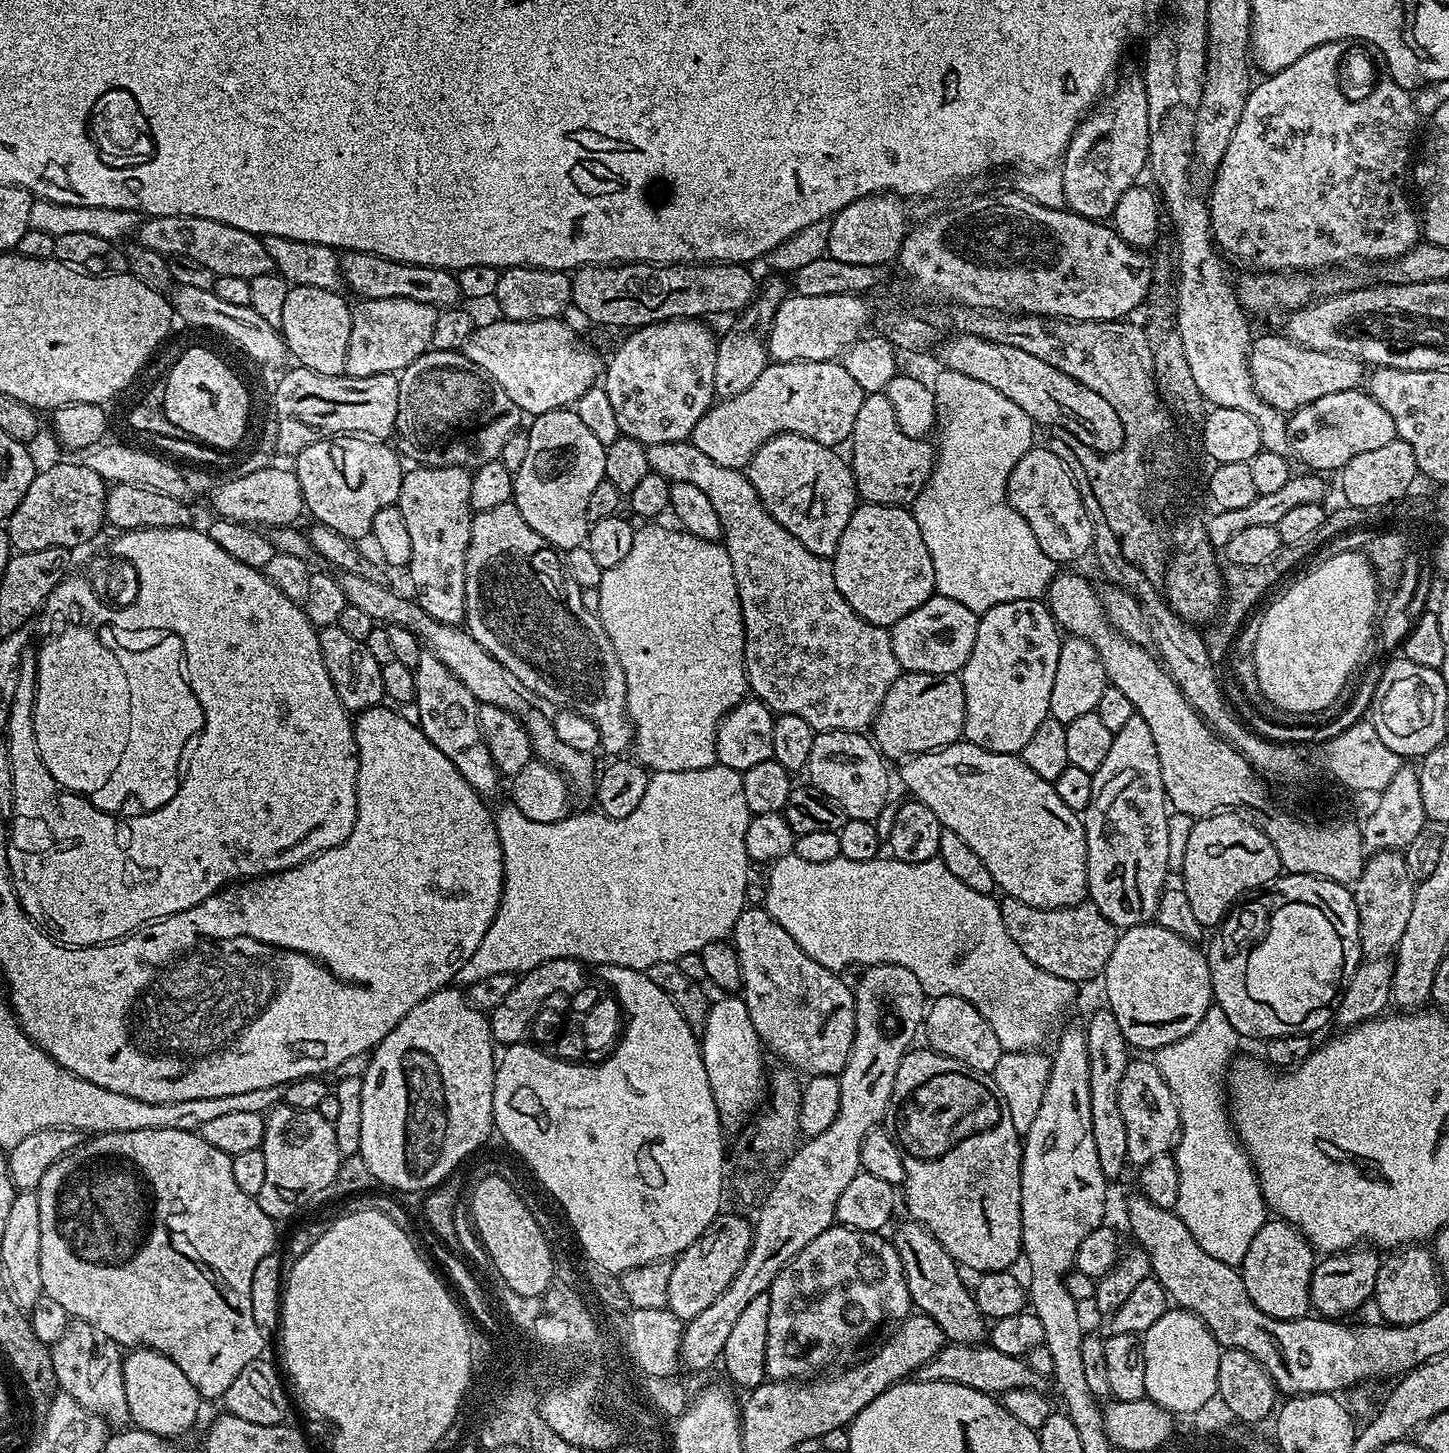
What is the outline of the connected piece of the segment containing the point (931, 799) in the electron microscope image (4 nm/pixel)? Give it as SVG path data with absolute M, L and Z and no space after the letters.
M957 742L947 744L945 748L937 748L935 752L922 752L919 756L907 757L901 764L904 765L900 768L900 780L908 787L907 795L911 799L921 800L923 804L930 806L930 810L934 810L941 826L954 830L964 839L966 846L970 846L970 850L974 850L974 854L978 854L978 858L986 862L986 870L990 870L997 889L1004 896L1013 896L1018 898L1018 902L1026 902L1026 906L1035 908L1069 908L1075 904L1085 903L1088 895L1088 867L1086 866L1086 834L1083 819L1077 812L1070 810L1070 806L1062 802L1062 798L1058 798L1055 783L1034 774L1034 770L1030 770L1030 766L1026 766L1026 762L1021 760L1019 755L1011 752L991 752L982 746Z

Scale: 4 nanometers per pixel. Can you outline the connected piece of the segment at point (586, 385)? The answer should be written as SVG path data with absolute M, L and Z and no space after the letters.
M496 318L493 324L481 323L474 329L462 351L466 358L470 358L470 362L486 370L486 374L490 374L490 378L494 378L494 382L498 382L498 386L506 390L506 395L512 399L514 406L520 408L521 413L528 415L529 412L529 417L535 418L547 412L559 412L575 405L576 400L582 398L582 394L586 394L586 390L597 387L606 367L602 356L600 360L599 354L594 349L587 348L566 321L564 318L555 320Z

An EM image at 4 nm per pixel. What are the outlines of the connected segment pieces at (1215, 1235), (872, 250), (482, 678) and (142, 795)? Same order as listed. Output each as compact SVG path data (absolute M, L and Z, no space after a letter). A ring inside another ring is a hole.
M1213 1006L1202 1014L1202 1022L1186 1038L1178 1038L1178 1042L1154 1052L1154 1062L1180 1107L1180 1144L1174 1153L1178 1166L1175 1214L1186 1222L1186 1230L1194 1234L1194 1242L1210 1258L1233 1266L1244 1261L1254 1234L1262 1230L1266 1219L1260 1180L1244 1145L1234 1135L1222 1095L1222 1077L1237 1055L1239 1044L1242 1037L1230 1026L1226 1010Z
M875 192L872 196L863 196L850 202L850 206L831 217L827 225L827 255L838 262L850 262L850 266L888 266L895 256L901 255L904 237L910 231L904 204L905 201L895 192Z
M341 571L338 579L348 603L359 606L365 614L370 614L370 618L374 622L383 622L388 626L397 624L416 633L420 637L423 647L427 651L433 652L442 662L446 662L446 670L450 670L450 674L454 674L454 678L458 678L462 682L462 686L466 686L466 690L470 690L470 694L474 694L477 702L502 706L506 710L522 714L524 725L532 739L533 753L539 759L547 760L555 768L559 768L573 793L591 793L595 789L598 767L596 768L595 762L592 761L591 754L575 748L572 744L567 744L556 733L555 726L538 709L528 708L527 702L523 700L525 697L522 695L516 679L510 674L510 670L506 670L506 666L497 662L489 652L482 650L482 646L478 646L478 642L474 642L474 638L467 630L455 624L443 624L430 618L430 614L422 611L415 599L408 597L407 600L406 597L391 592L385 583L370 582L370 578L362 578L362 574L346 571Z
M189 526L189 527L187 527L187 528L134 528L134 529L131 529L131 530L124 530L124 531L121 531L121 532L120 532L120 533L119 533L119 535L117 535L117 536L120 536L120 537L118 537L118 538L117 538L117 540L116 540L116 541L114 541L114 542L113 542L113 544L112 544L112 553L111 553L111 555L112 555L112 556L113 556L113 557L116 557L116 558L119 558L119 559L122 559L122 560L131 560L131 562L132 562L132 565L133 565L133 566L135 566L135 568L136 568L136 573L137 573L137 574L138 574L138 582L139 582L139 583L140 583L140 585L139 585L139 586L138 586L138 594L137 594L137 595L136 595L136 600L135 600L135 602L133 602L133 603L132 603L132 605L130 605L130 606L129 606L129 607L128 607L128 608L122 608L122 609L119 609L119 612L118 612L118 616L121 616L121 618L122 618L122 619L124 619L124 620L129 620L129 622L130 622L130 623L132 623L132 624L136 624L136 625L135 625L135 626L147 626L147 627L150 627L150 628L165 628L165 629L166 629L166 630L170 630L170 631L171 631L171 632L173 632L173 633L174 633L174 634L178 634L178 635L179 635L179 636L180 636L180 637L181 637L181 638L182 638L182 642L183 642L183 643L184 643L184 664L185 664L185 665L186 665L186 672L187 672L187 668L188 668L188 672L189 672L189 676L188 676L188 680L189 680L189 682L190 682L190 683L192 683L192 688L193 688L193 690L194 690L194 691L196 691L196 700L197 700L197 702L198 702L198 703L200 703L200 708L201 708L201 710L202 710L202 711L204 711L204 729L202 729L202 730L201 730L201 732L200 732L200 737L198 737L198 738L197 738L197 740L196 740L196 749L194 749L194 750L193 750L193 752L192 752L192 757L190 757L190 758L189 758L189 760L188 760L188 769L186 769L186 770L185 770L185 772L184 772L184 781L182 781L182 782L181 782L181 784L180 784L180 786L179 786L179 784L178 784L178 787L177 787L177 788L176 788L176 789L175 789L175 791L173 791L173 790L174 790L174 788L162 788L162 768L164 768L164 766L166 766L166 768L168 768L168 764L172 764L172 772L173 772L173 773L174 773L174 774L176 774L176 773L179 773L179 772L180 772L180 771L181 771L181 768L182 768L182 761L183 761L183 760L182 760L182 758L183 758L183 756L184 756L184 675L185 675L185 673L184 673L184 672L183 672L183 671L179 671L179 672L176 672L176 673L175 673L175 674L174 674L174 678L170 678L170 683L169 683L169 684L168 684L168 686L164 686L164 688L162 688L162 712L156 712L156 710L154 710L154 694L152 694L152 692L154 692L154 688L152 688L152 684L153 684L153 683L154 683L154 682L150 682L150 684L148 684L148 680L150 680L150 670L148 670L148 662L144 662L144 660L142 660L142 662L140 662L140 664L138 664L138 662L136 662L136 654L138 654L138 652L140 652L140 650L144 650L144 635L142 635L142 633L141 633L141 632L140 632L140 631L139 631L139 630L136 630L136 631L133 631L133 632L132 632L132 636L131 636L131 634L130 634L130 633L128 633L128 632L124 632L124 633L122 633L122 634L121 634L121 636L120 636L120 648L119 648L119 646L118 646L118 645L116 645L116 640L115 640L115 638L114 638L114 637L113 637L113 634L114 634L114 632L113 632L113 629L112 629L112 628L111 628L111 627L108 627L108 626L102 626L102 634L95 634L95 636L96 636L96 637L97 637L97 638L98 638L98 642L99 642L99 643L101 643L101 647L102 647L102 648L103 648L103 649L104 649L104 650L106 650L106 651L108 651L108 655L110 655L110 656L112 656L112 659L114 659L114 661L116 661L116 664L117 664L117 665L118 665L118 667L119 667L119 668L120 668L120 669L121 669L121 673L122 673L122 675L123 675L123 679L122 679L122 684L123 684L123 686L122 686L122 691L121 691L121 695L122 695L122 725L121 725L121 728L120 728L120 737L119 737L119 740L118 740L118 745L117 745L117 748L118 748L118 758L117 758L117 759L116 759L116 760L115 760L115 762L114 762L114 767L112 767L112 771L110 771L110 772L108 772L108 776L107 776L107 777L106 777L106 779L105 779L105 780L104 780L104 783L103 783L103 784L100 784L100 786L99 786L99 788L93 788L93 789L91 789L91 790L88 790L88 791L87 791L87 792L85 792L85 793L84 793L84 796L85 796L85 797L84 797L84 796L83 796L83 795L80 795L80 794L77 794L77 793L75 793L75 792L70 792L70 791L68 791L68 789L67 789L67 787L64 787L64 786L61 786L61 785L59 785L59 784L57 784L57 782L56 782L56 779L55 779L55 778L53 778L53 777L52 777L52 775L51 775L51 774L50 774L50 770L46 770L46 766L45 766L45 765L44 765L44 763L43 763L43 762L42 762L42 758L41 758L41 757L40 757L40 755L39 755L39 754L38 754L38 746L37 746L37 745L36 745L36 743L35 743L35 742L34 742L34 730L33 730L33 729L32 729L32 707L33 707L33 706L34 706L34 700L33 700L33 698L34 698L34 694L35 694L35 693L36 693L36 687L35 687L35 685L32 685L32 684L27 684L27 683L24 683L24 682L21 682L21 684L20 684L20 685L19 685L19 686L18 686L18 694L17 694L17 695L16 695L16 697L15 697L15 698L14 698L14 706L13 706L13 707L12 707L12 709L11 709L11 710L10 710L10 718L9 718L9 719L8 719L8 731L7 731L7 733L6 733L6 739L7 739L7 742L8 742L8 749L9 749L9 750L10 750L10 766L11 766L11 767L12 767L12 769L13 769L13 770L14 770L14 814L13 814L13 815L12 815L12 816L11 816L11 818L10 818L10 843L9 843L9 846L8 846L8 868L9 868L9 870L10 870L10 871L12 871L12 885L13 885L13 886L14 886L14 890L15 890L15 891L16 891L16 897L17 897L17 898L18 898L18 902L19 902L19 903L20 903L20 904L21 904L21 906L22 906L22 907L23 907L23 908L24 908L24 909L25 909L25 910L26 910L26 914L27 914L27 915L28 915L28 917L30 917L30 919L31 919L31 920L35 920L35 921L36 921L36 923L37 923L37 925L39 925L39 927L40 927L40 928L41 928L41 929L43 929L43 931L45 931L45 932L47 932L47 933L48 933L48 935L49 935L49 936L51 936L51 937L53 937L53 938L55 938L55 939L56 939L56 940L57 940L57 941L59 941L59 943L61 943L61 944L63 944L63 945L65 945L65 946L71 946L71 947L73 947L73 948L89 948L89 946L90 946L90 945L91 945L91 944L110 944L110 943L112 943L112 941L113 941L113 940L120 940L120 939L122 939L122 937L123 937L123 936L128 936L128 935L129 935L129 934L130 934L130 933L131 933L131 932L133 932L133 931L134 931L134 929L135 929L135 928L140 928L140 927L142 927L142 926L143 926L143 924L146 924L146 923L149 923L149 922L151 922L151 921L153 921L153 920L161 920L161 919L162 919L162 918L166 918L166 917L167 917L167 916L169 916L169 915L170 915L170 914L178 914L178 913L179 913L179 912L185 912L185 911L186 911L186 910L190 910L190 906L198 906L198 902L206 902L206 898L207 898L207 897L208 897L208 896L212 896L212 895L213 895L213 894L215 894L215 893L216 893L216 892L218 892L218 891L220 891L220 889L221 889L221 888L223 888L223 887L225 887L225 885L227 885L227 884L228 884L228 883L229 883L229 882L240 882L240 881L243 881L243 880L244 880L244 879L245 879L245 878L259 878L259 877L261 877L261 876L263 876L263 875L265 875L265 874L271 874L271 873L273 873L273 872L285 872L285 871L286 871L286 869L287 869L287 868L293 868L293 867L294 867L294 866L298 866L298 865L299 865L299 864L304 864L304 863L305 863L305 862L307 862L307 860L310 860L310 859L312 859L312 857L313 857L313 855L314 855L314 854L315 854L315 853L317 853L317 852L325 852L325 851L326 851L326 850L330 850L330 849L331 849L331 848L334 848L334 847L336 847L336 845L337 845L337 844L344 844L344 843L345 843L345 842L346 842L346 838L347 838L347 837L348 837L348 836L349 836L349 835L350 835L350 834L351 834L351 832L352 832L352 831L353 831L353 830L354 830L354 822L355 822L355 821L356 821L356 779L357 779L357 778L358 778L358 754L357 754L357 753L356 753L356 733L355 733L355 731L354 731L354 724L353 724L353 721L352 721L352 720L351 720L351 719L350 719L350 713L349 713L349 711L348 711L348 709L346 709L346 708L344 708L344 707L343 707L343 706L342 706L342 702L341 702L341 701L340 701L340 699L339 699L339 698L338 698L338 694L337 694L337 693L336 693L336 691L335 691L335 690L334 690L334 682L330 682L330 674L329 674L329 673L328 673L328 671L327 671L327 670L326 670L326 662L322 662L322 650L321 650L321 649L320 649L320 633L319 633L319 631L318 631L318 629L317 629L317 627L316 627L316 625L315 625L315 624L312 624L312 623L311 623L311 622L309 622L309 621L308 621L308 616L307 616L307 615L306 615L306 614L305 614L305 612L304 612L304 610L303 610L303 607L301 607L301 605L299 605L299 604L295 604L295 603L294 603L294 602L290 602L290 598L286 598L286 594L282 594L282 590L278 590L278 586L274 586L274 582L270 582L270 581L269 581L269 580L268 580L268 577L267 577L267 576L265 576L265 575L264 575L264 573L263 573L263 571L261 571L261 569L259 569L259 568L251 568L251 567L250 567L250 566L246 566L246 562L238 562L238 558L234 558L234 557L232 557L232 556L231 556L231 554L226 554L226 550L222 550L222 546L218 546L218 542L214 542L214 538L210 538L210 537L209 537L209 536L208 536L208 533L207 533L207 531L204 531L204 530L201 530L201 529L200 529L200 532L199 532L199 530L198 530L198 529L196 529L196 526ZM140 674L144 674L144 678L146 678L146 686L144 686L144 684L139 684L139 683L138 683L138 688L134 688L134 678L136 678L136 681L137 681L137 680L140 680L140 678L142 678L142 676L140 676ZM150 774L154 774L154 776L156 776L156 778L154 778L154 780L150 780ZM150 798L158 798L158 799L162 799L162 800L168 800L168 799L169 799L169 800L168 800L168 804L164 804L164 805L162 805L162 806L161 806L161 808L156 808L156 809L154 809L154 810L153 810L153 812L144 812L144 813L142 813L142 814L141 814L141 812L142 812L142 811L144 811L144 810L145 810L145 809L146 809L146 808L147 808L147 806L148 806L148 804L147 804L147 803L148 803L148 802L149 802L149 800L150 800ZM108 812L113 812L113 814L114 814L114 815L116 815L116 816L132 816L132 817L130 817L130 818L129 818L129 820L115 820L115 818L114 818L114 817L112 817L112 816L111 816L111 814L110 814L110 813L108 813Z

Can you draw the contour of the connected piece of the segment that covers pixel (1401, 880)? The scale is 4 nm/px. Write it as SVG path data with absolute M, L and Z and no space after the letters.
M1403 851L1374 852L1365 859L1362 874L1354 885L1360 950L1365 957L1387 957L1400 943L1414 903L1413 889L1414 881L1406 870Z

